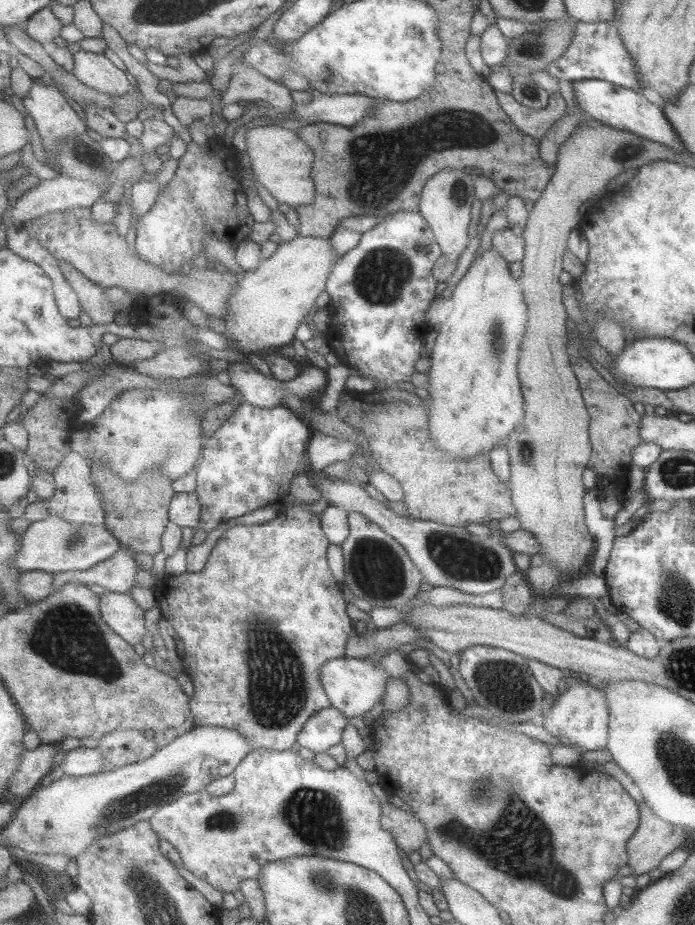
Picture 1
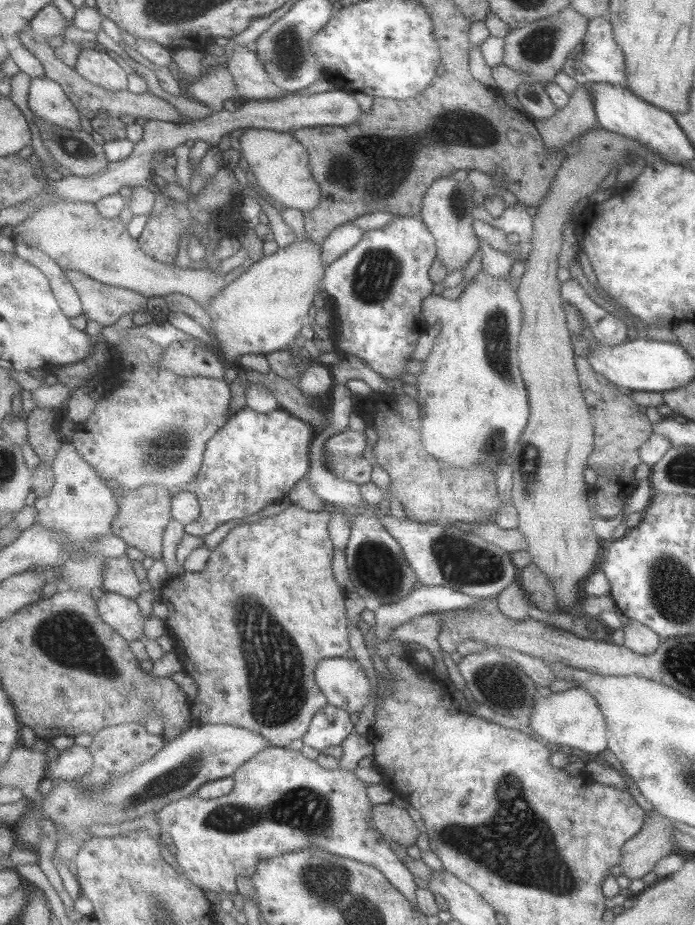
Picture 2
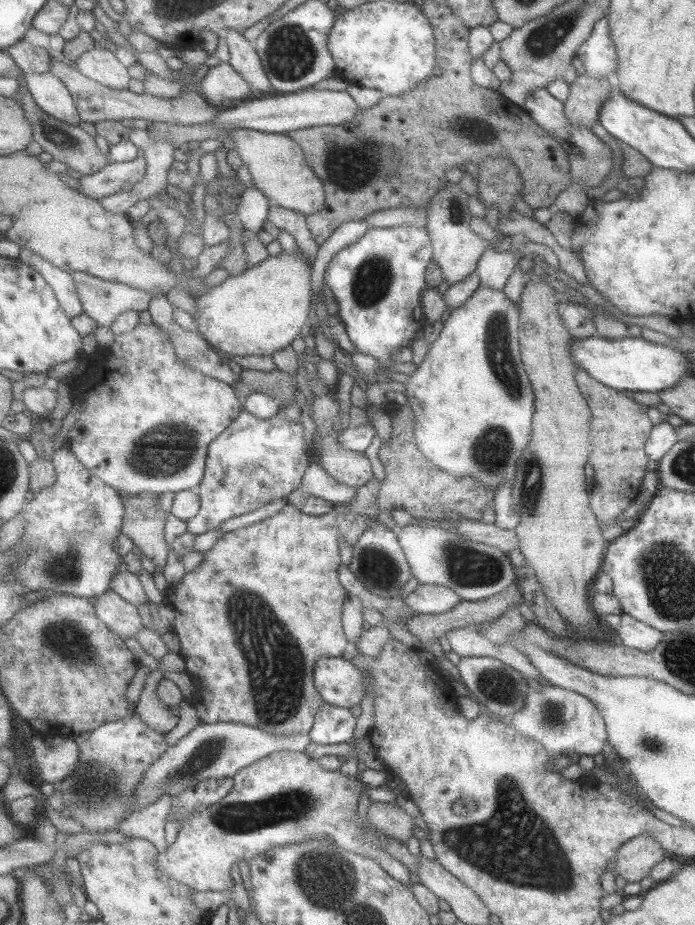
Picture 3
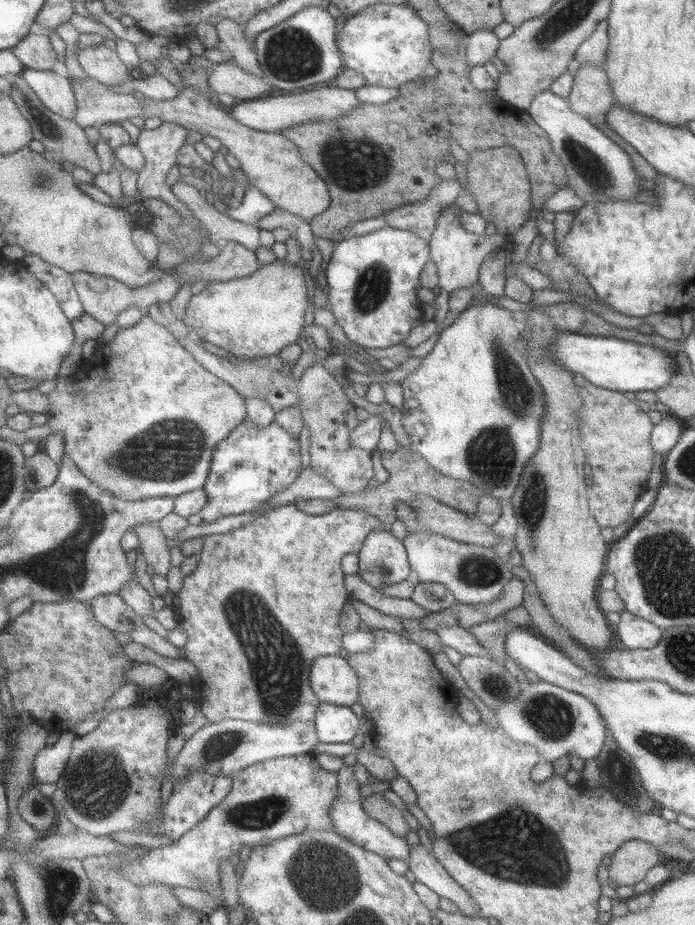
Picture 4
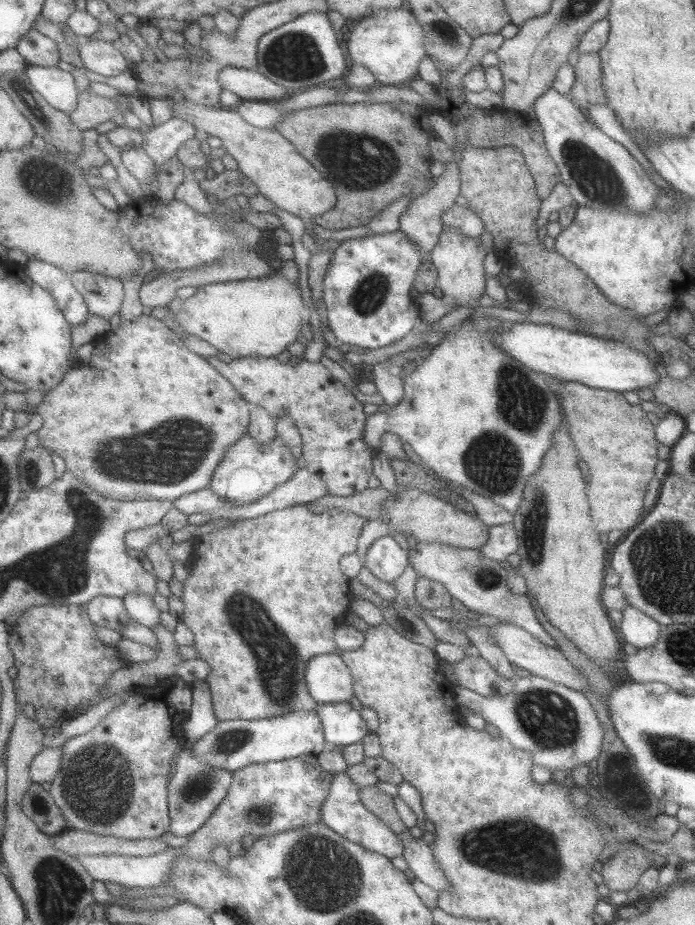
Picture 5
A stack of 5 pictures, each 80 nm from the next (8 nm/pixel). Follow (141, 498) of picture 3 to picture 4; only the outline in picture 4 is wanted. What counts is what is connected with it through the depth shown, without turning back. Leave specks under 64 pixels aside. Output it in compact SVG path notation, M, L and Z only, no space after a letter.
M146 522L132 528L140 538L140 550L154 572L165 576L171 570L171 546L157 522Z

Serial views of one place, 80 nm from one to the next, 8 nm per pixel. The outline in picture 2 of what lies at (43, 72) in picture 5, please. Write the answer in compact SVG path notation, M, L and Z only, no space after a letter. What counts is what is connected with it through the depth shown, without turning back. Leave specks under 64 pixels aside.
M48 76L33 78L29 106L43 120L69 130L82 130L81 113L66 90Z

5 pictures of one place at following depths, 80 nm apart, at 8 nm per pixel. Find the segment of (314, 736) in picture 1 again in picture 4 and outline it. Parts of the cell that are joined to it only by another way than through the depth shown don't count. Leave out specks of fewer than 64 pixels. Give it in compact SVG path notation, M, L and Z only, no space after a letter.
M323 703L316 717L319 740L331 744L351 742L357 736L361 722L349 706Z

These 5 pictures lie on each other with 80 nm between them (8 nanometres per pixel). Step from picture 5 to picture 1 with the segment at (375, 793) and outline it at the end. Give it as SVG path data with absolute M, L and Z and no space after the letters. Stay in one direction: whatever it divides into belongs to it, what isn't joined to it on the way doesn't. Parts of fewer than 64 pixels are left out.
M386 801L383 805L382 825L385 830L392 832L407 854L418 851L427 841L426 829L417 817Z

